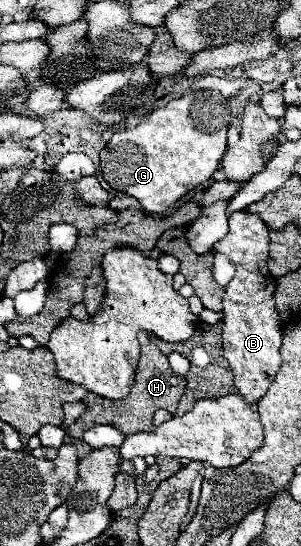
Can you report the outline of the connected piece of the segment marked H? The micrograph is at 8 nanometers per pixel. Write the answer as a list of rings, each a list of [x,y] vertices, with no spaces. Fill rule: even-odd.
[[[139,332],[137,338],[141,344],[141,358],[139,358],[139,366],[135,372],[135,384],[133,384],[129,396],[123,400],[107,400],[103,396],[87,394],[83,398],[83,402],[87,404],[87,412],[83,416],[79,416],[79,420],[71,428],[67,428],[67,432],[73,438],[81,440],[85,430],[91,426],[97,426],[97,424],[111,424],[111,426],[119,428],[125,436],[133,434],[133,432],[151,432],[153,430],[151,420],[153,420],[155,410],[165,408],[169,414],[175,414],[179,400],[181,400],[181,394],[185,390],[185,378],[171,372],[167,356],[163,356],[159,352],[159,348],[153,344],[153,340],[149,338],[147,332]]]

